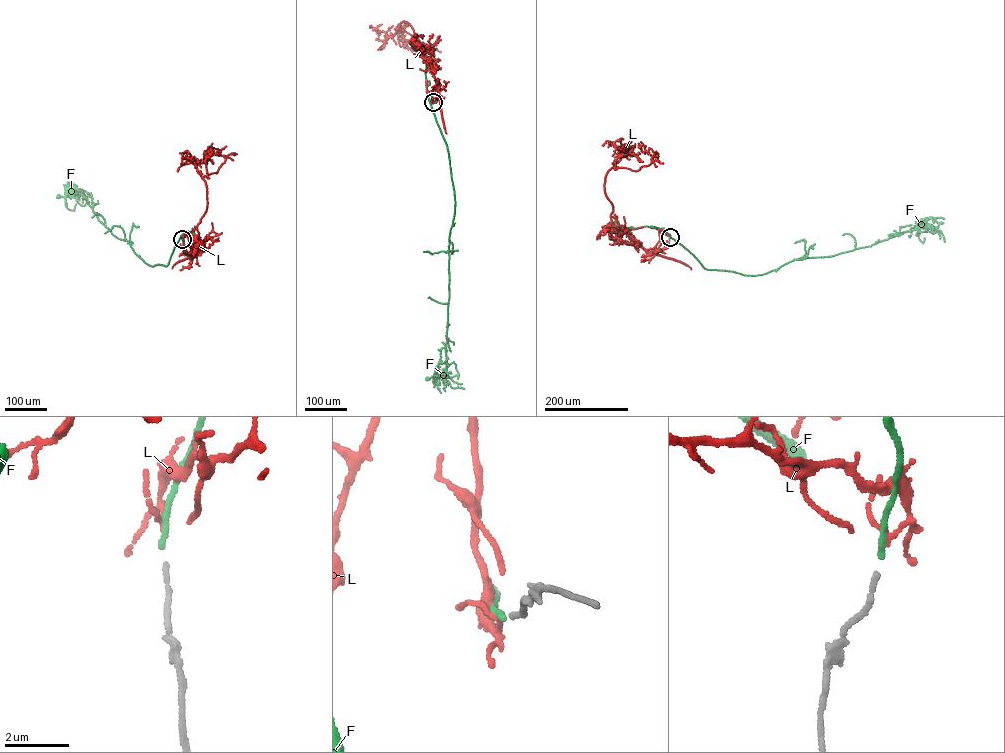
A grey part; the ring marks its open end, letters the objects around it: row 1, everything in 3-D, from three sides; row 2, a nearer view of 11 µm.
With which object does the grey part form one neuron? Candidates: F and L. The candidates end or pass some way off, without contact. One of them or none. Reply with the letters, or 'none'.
F

